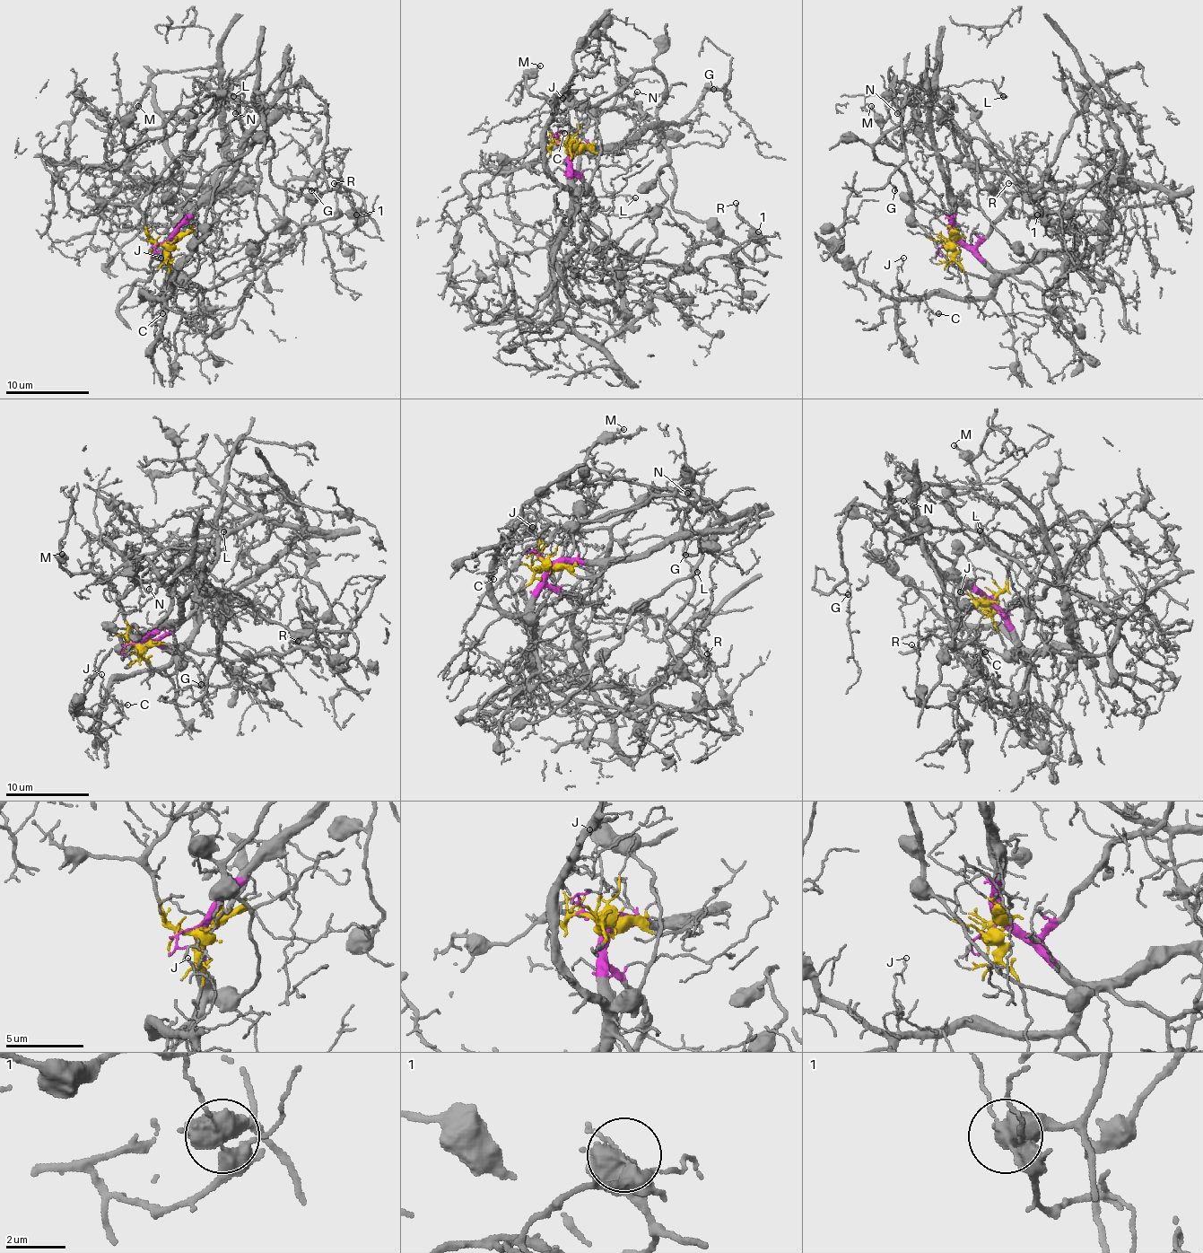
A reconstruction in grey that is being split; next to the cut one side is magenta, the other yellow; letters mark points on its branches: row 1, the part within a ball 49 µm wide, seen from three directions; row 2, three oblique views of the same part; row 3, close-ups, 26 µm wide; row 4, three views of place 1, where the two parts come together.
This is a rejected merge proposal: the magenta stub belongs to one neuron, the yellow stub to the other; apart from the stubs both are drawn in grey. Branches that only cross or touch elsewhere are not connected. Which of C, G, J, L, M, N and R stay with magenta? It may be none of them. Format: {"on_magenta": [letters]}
{"on_magenta": ["C", "G", "J", "L", "M", "N", "R"]}

